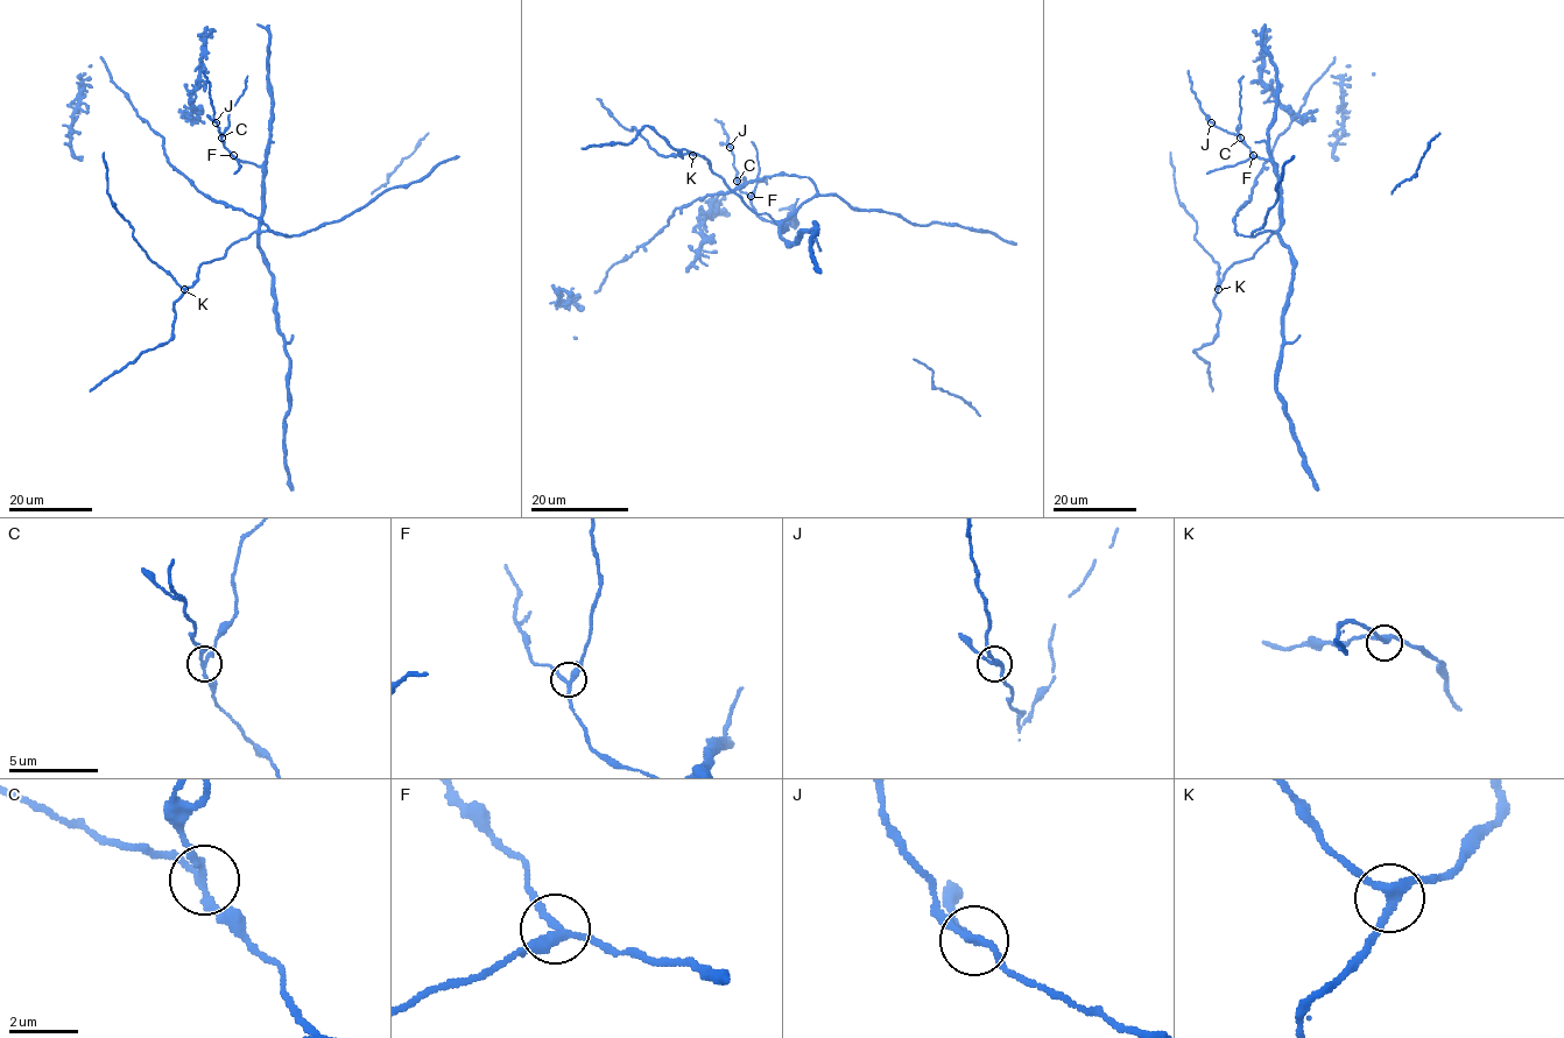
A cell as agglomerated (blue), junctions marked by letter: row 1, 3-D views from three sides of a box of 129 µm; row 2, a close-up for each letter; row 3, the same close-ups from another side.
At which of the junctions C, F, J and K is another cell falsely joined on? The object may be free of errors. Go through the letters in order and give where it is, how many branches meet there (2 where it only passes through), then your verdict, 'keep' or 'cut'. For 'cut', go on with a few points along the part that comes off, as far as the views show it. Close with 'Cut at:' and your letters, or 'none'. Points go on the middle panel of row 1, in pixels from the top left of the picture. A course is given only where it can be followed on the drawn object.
C: (737, 181) | 3 | cut | (737, 182), (740, 178), (744, 182), (765, 181), (767, 184)
F: (751, 196) | 3 | keep
J: (730, 147) | 3 | keep
K: (692, 155) | 3 | keep
Cut at: C

